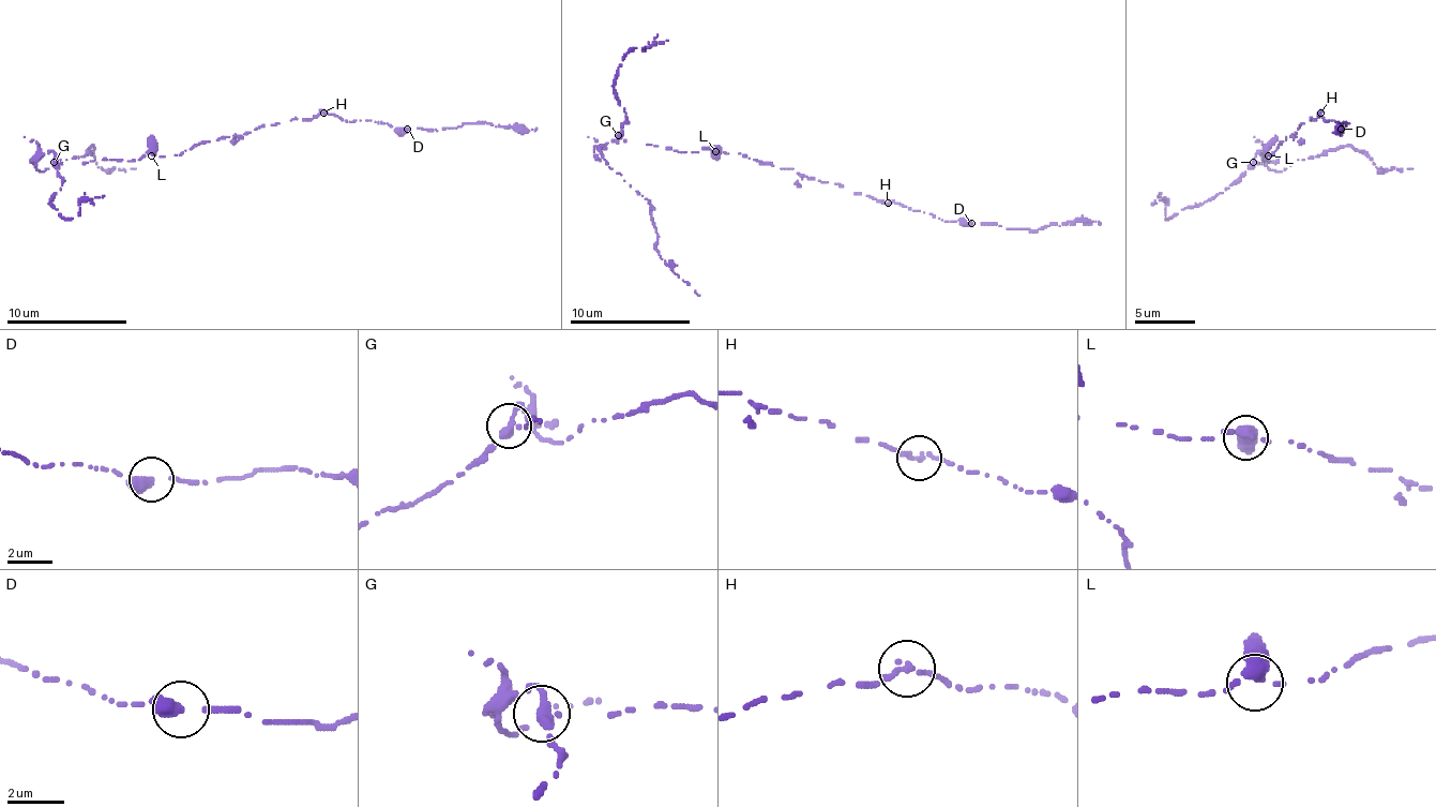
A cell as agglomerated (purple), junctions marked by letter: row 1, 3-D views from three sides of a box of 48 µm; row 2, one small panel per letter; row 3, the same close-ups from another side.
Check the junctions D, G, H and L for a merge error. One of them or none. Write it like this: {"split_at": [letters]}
{"split_at": ["G"]}

